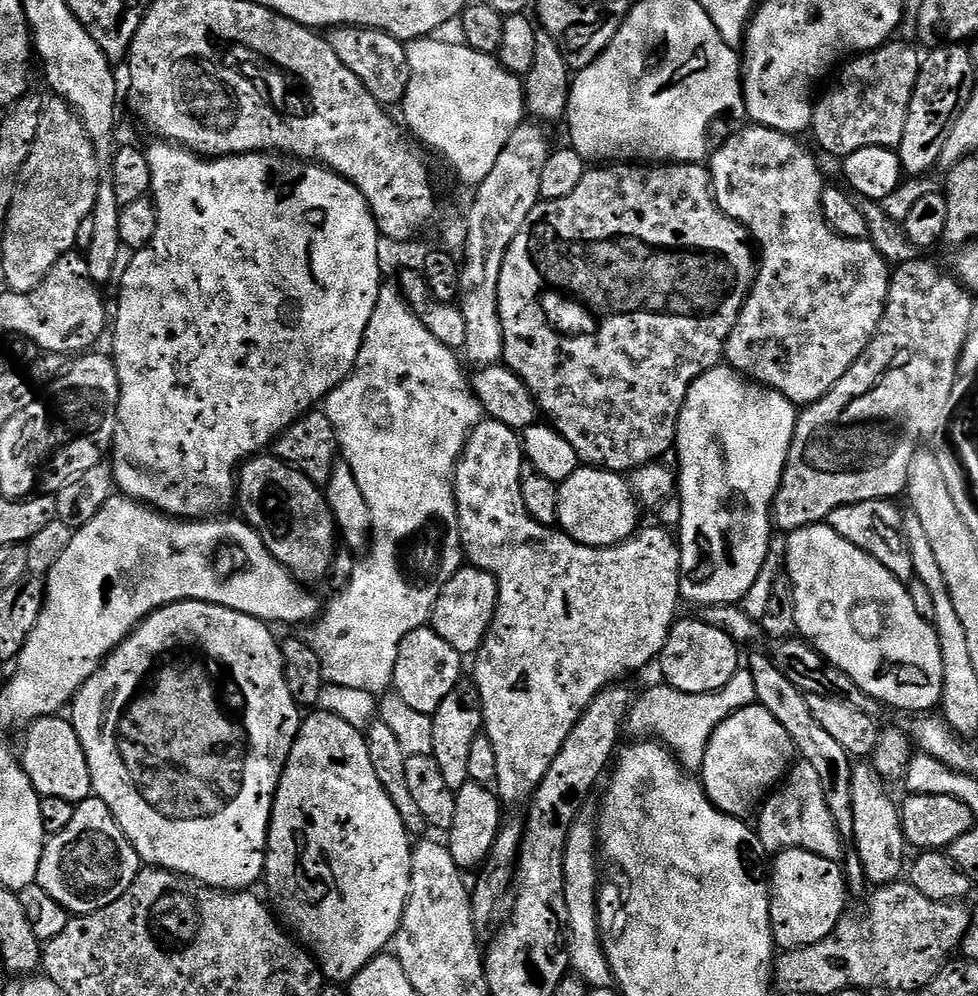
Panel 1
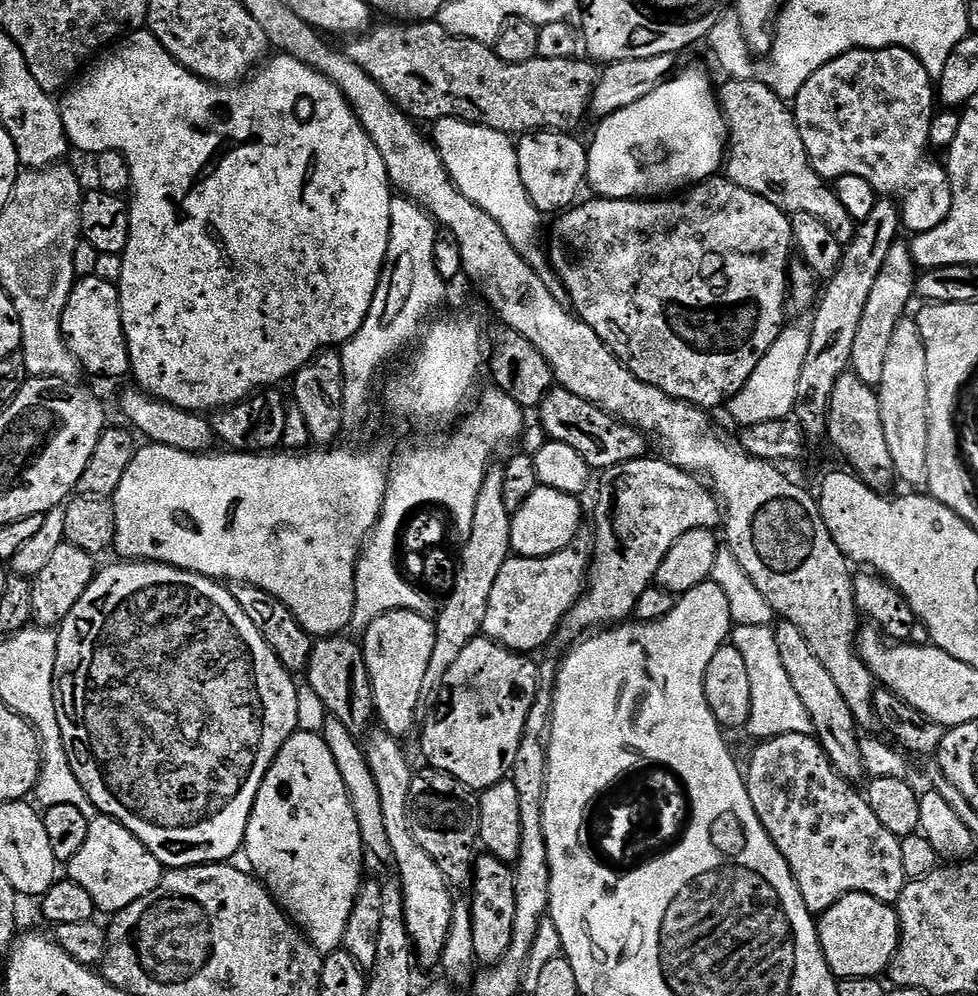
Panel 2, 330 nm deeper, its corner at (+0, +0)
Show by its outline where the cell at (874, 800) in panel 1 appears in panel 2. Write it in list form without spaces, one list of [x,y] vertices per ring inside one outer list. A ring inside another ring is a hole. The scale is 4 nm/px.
[[[780,620],[774,631],[778,654],[782,654],[782,666],[786,666],[786,674],[790,674],[790,686],[794,686],[794,691],[797,692],[798,698],[802,698],[802,704],[811,716],[813,733],[817,740],[844,780],[853,784],[858,784],[861,779],[862,782],[866,773],[858,725],[846,700],[842,698],[842,693],[838,691],[834,678],[826,671],[826,666],[822,666],[822,658],[818,658],[814,646],[806,642],[806,634],[802,634],[798,626],[794,626],[788,620]]]

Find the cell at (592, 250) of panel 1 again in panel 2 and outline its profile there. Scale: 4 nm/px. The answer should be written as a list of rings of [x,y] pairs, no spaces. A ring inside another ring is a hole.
[[[727,178],[701,180],[683,194],[676,194],[671,198],[591,199],[585,199],[567,209],[557,219],[561,220],[556,224],[556,232],[560,235],[561,242],[572,244],[573,250],[576,251],[573,260],[564,260],[560,264],[560,280],[572,299],[571,311],[584,320],[586,326],[590,326],[590,330],[598,334],[598,338],[602,338],[609,350],[632,371],[634,378],[670,394],[670,398],[695,404],[697,408],[713,410],[712,408],[718,407],[719,404],[727,405],[733,396],[740,393],[742,386],[746,386],[758,362],[762,362],[770,346],[774,346],[774,342],[786,327],[784,307],[789,307],[790,304],[790,261],[793,259],[791,256],[794,256],[789,213],[778,210],[778,206],[774,206],[774,202],[766,202],[766,198],[750,194],[750,190],[742,190],[742,186]]]

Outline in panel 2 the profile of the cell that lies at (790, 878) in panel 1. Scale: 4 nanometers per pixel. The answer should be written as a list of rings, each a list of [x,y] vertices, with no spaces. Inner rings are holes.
[[[851,892],[830,910],[819,913],[818,931],[822,954],[830,970],[840,980],[846,978],[883,977],[891,969],[892,959],[900,945],[900,919],[891,904],[884,904],[865,892]]]

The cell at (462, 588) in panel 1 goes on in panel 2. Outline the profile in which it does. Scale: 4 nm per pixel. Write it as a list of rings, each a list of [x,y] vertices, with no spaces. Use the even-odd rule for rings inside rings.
[[[574,542],[558,550],[558,554],[542,558],[513,555],[508,559],[490,590],[483,635],[521,654],[536,654],[543,644],[551,642],[552,636],[554,640],[565,614],[576,605],[576,599],[586,587],[590,548],[580,543]]]

